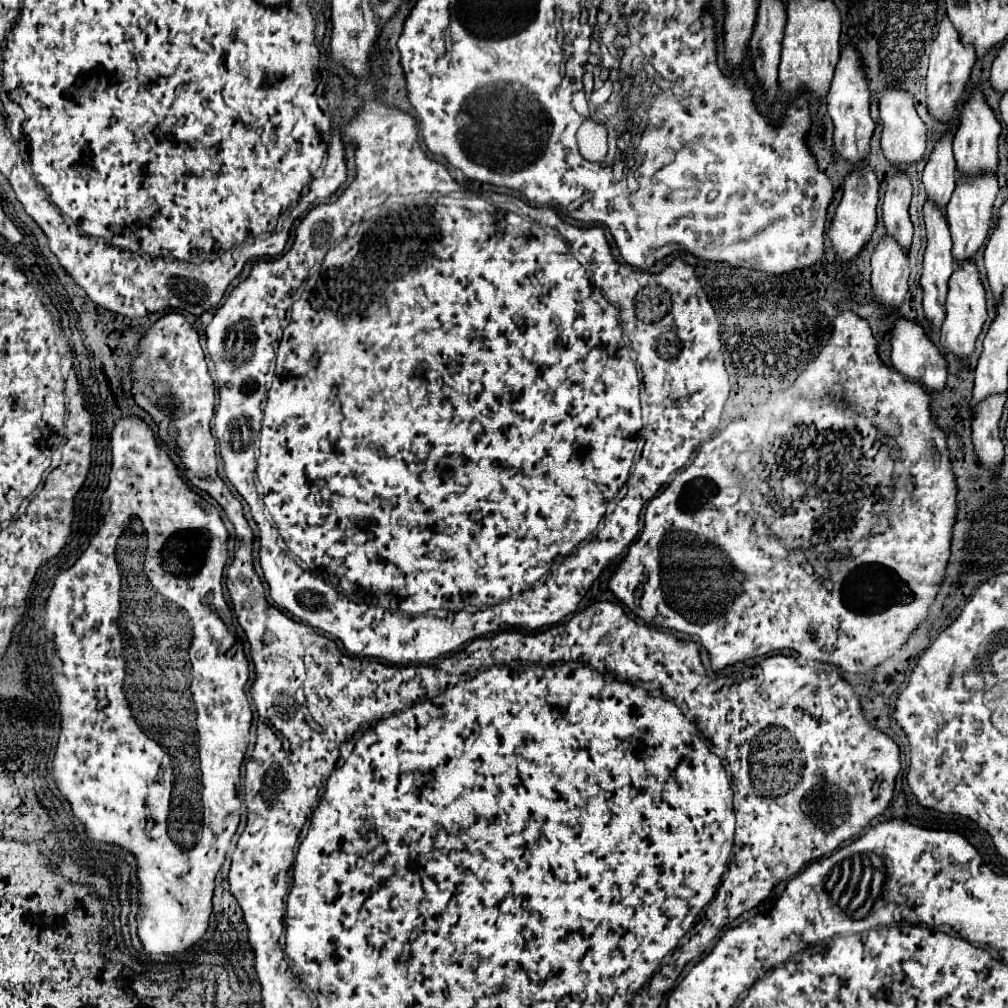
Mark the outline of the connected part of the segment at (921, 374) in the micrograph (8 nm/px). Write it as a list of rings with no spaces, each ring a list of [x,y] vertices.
[[[905,317],[897,319],[891,331],[891,361],[893,367],[905,375],[911,381],[921,381],[929,391],[941,391],[945,387],[945,379],[947,379],[947,359],[941,353],[941,349],[929,339],[929,335],[925,333],[925,329],[915,323],[909,321]]]

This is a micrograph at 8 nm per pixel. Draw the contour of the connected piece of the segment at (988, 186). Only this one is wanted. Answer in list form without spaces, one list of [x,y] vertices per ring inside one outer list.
[[[997,175],[977,177],[977,181],[961,181],[961,177],[957,177],[955,181],[957,181],[957,189],[949,199],[949,209],[945,209],[945,215],[953,237],[953,259],[959,263],[965,259],[973,259],[991,233],[993,201],[997,195]]]

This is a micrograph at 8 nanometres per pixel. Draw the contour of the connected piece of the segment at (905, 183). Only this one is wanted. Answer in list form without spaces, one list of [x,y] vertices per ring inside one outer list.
[[[897,169],[887,179],[885,195],[883,195],[883,221],[885,221],[885,231],[897,239],[909,251],[911,247],[911,237],[913,237],[913,225],[909,219],[909,203],[913,195],[913,185],[911,177],[903,171]]]

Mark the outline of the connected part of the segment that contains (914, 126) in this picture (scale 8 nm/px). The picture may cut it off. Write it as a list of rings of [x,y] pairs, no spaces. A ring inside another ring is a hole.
[[[889,87],[883,91],[879,99],[879,117],[883,123],[883,133],[881,133],[881,147],[885,157],[891,161],[893,167],[905,167],[915,161],[919,161],[925,153],[925,123],[915,111],[915,103],[909,91],[903,91],[899,87]]]

